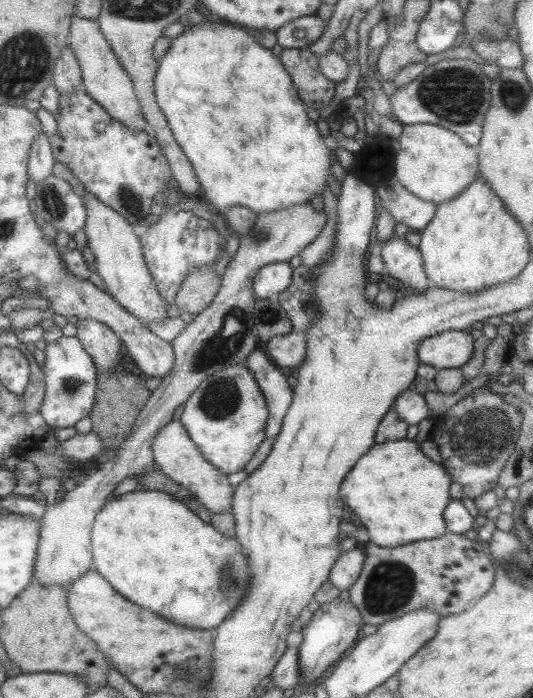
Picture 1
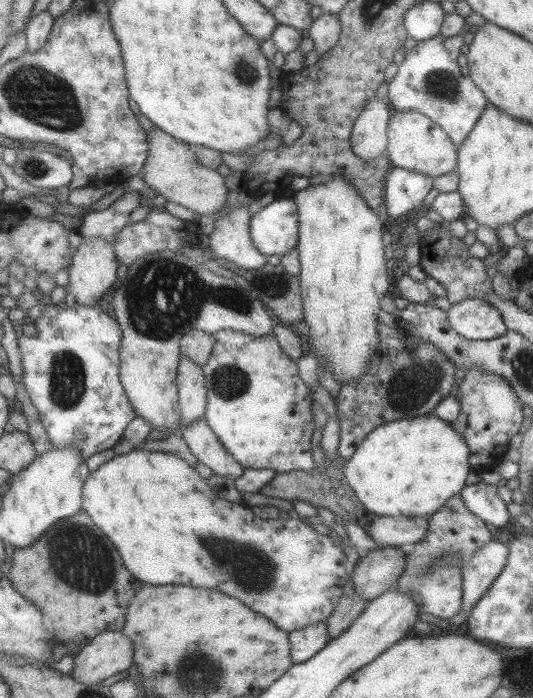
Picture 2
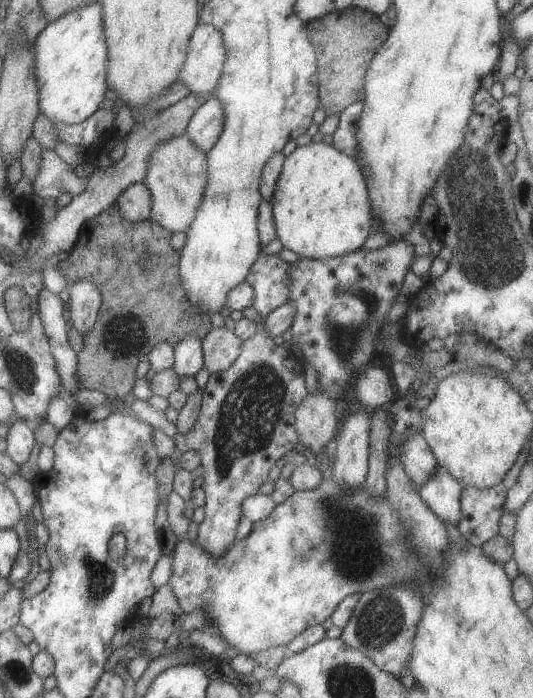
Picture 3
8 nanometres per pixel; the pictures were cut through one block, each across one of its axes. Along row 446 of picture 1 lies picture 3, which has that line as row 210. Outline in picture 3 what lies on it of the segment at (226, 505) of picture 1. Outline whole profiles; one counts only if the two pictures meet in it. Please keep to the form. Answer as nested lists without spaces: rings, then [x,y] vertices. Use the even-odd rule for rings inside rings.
[[[185,134],[156,145],[148,156],[144,185],[152,196],[149,220],[169,232],[185,232],[200,205],[206,184],[206,154],[198,150]]]

